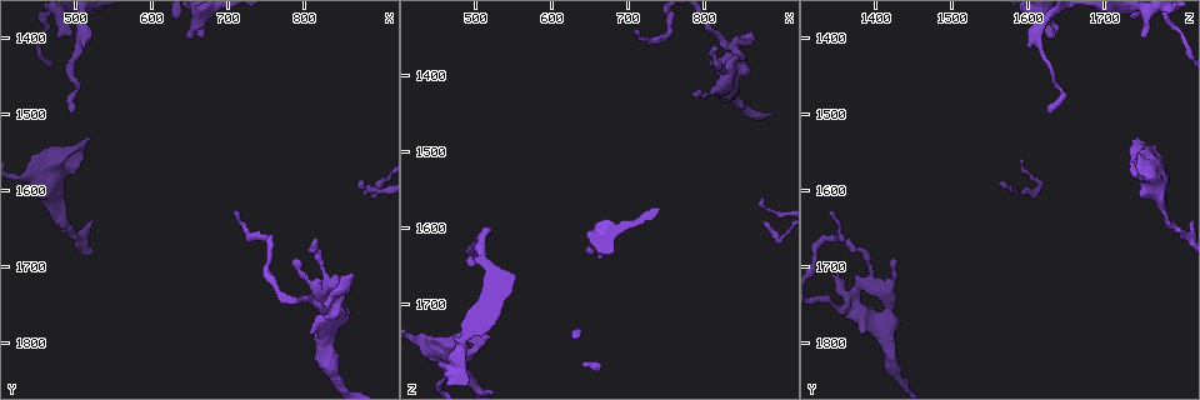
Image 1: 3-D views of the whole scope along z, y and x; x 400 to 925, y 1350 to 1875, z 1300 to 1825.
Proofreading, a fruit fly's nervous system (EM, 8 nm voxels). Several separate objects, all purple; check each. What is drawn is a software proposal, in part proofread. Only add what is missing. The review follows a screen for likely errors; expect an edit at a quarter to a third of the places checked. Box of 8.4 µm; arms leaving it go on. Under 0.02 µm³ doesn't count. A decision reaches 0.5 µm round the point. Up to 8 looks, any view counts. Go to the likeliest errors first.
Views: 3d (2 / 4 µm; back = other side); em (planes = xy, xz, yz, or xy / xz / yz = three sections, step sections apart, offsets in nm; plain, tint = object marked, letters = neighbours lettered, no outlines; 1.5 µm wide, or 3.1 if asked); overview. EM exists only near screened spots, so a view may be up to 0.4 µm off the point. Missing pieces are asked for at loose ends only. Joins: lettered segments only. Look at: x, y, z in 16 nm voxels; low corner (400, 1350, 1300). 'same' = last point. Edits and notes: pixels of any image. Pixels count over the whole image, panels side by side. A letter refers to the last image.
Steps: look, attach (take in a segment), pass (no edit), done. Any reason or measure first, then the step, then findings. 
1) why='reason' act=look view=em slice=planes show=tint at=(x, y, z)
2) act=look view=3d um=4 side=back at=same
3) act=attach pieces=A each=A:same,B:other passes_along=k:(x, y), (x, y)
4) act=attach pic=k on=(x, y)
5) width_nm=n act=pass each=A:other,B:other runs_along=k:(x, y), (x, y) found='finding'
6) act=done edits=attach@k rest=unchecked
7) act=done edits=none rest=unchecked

why='free end' act=look view=3d um=4 at=(650, 1400, 1635)

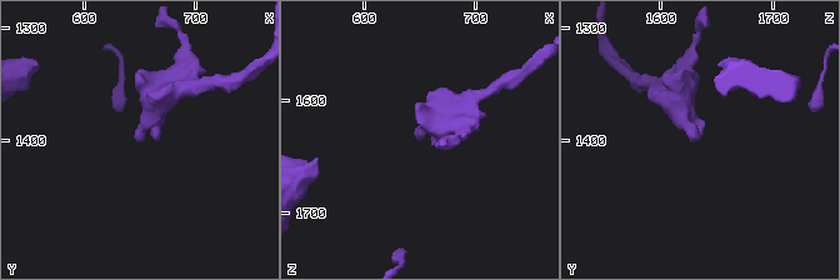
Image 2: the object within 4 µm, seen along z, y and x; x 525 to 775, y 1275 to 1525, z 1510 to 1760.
act=look view=em slice=xz step=8 show=plain at=(648, 1400, 1634)

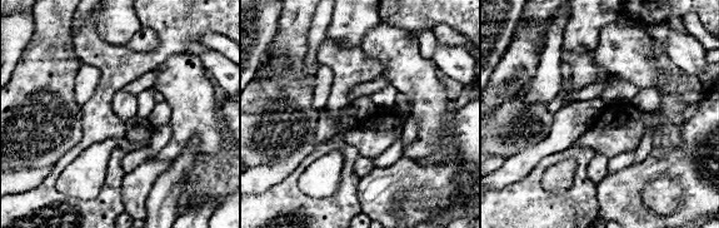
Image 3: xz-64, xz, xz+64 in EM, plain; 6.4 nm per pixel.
act=look view=em slice=xz step=8 show=letters at=same

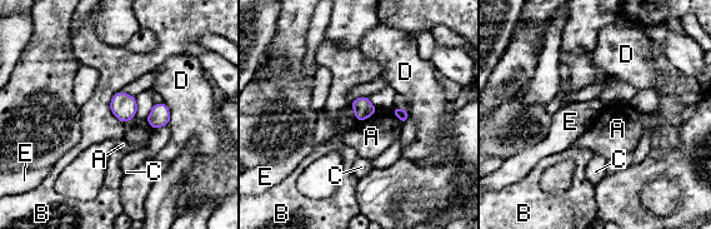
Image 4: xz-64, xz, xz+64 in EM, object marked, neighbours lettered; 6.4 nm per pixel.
act=pass each=A:other,B:other,C:other,D:other,E:other border=4:(376, 110), (357, 122) found='no lettered segment goes on from it'

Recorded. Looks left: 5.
why='an open end' act=look view=em slice=planes show=letters at=(515, 1530, 1745)

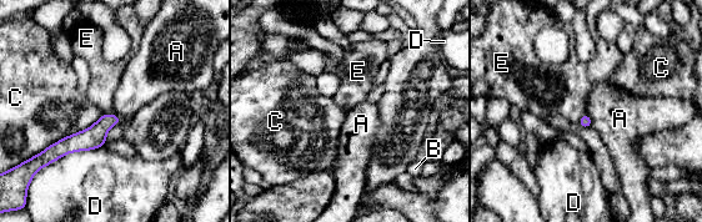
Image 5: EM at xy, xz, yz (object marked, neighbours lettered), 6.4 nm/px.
act=pass each=A:other,B:other,C:other,D:other,E:other border=5:(586, 112), (591, 126) found='none of them fits'

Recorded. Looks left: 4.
why='an open end' act=look view=3d um=2 at=(480, 1395, 1755)

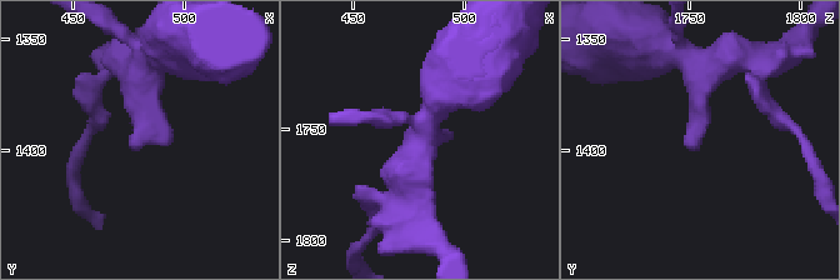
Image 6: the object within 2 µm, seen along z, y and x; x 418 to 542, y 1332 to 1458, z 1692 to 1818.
why='need the tissue' act=look view=em slice=planes show=letters at=(480, 1399, 1751)

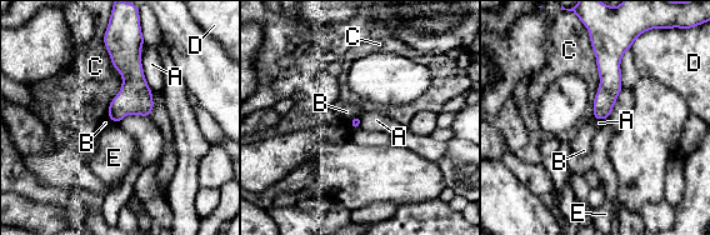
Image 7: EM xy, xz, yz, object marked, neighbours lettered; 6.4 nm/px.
longest_contact=C:550nm act=pass each=A:other,B:other,C:other,D:other,E:other found='no lettered segment goes on from it'

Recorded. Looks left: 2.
act=done edits=none rest=unchecked

